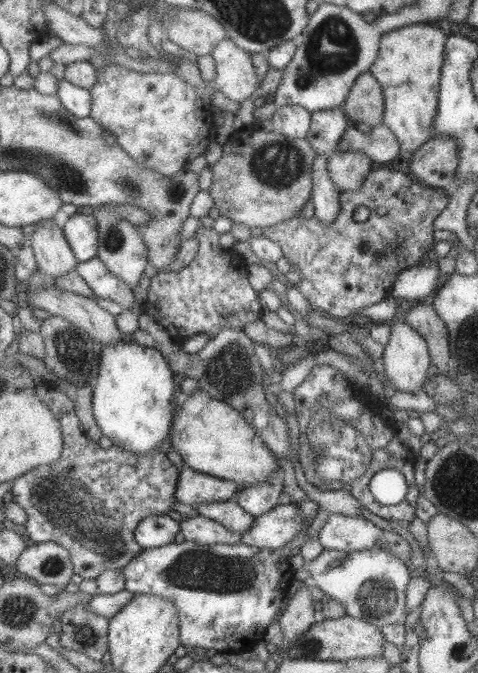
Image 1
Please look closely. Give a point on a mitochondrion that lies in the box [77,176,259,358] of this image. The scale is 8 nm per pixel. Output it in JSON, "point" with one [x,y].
{"point":[112,240]}

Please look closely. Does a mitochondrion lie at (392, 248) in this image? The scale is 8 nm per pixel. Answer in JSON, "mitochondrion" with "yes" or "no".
{"mitochondrion":"yes"}

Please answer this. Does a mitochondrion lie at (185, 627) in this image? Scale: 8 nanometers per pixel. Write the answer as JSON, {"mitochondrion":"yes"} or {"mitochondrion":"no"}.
{"mitochondrion":"no"}

